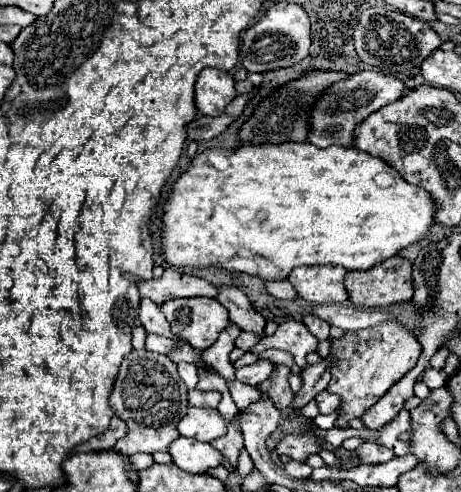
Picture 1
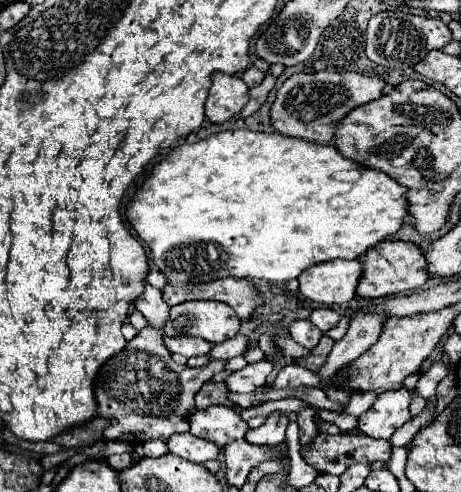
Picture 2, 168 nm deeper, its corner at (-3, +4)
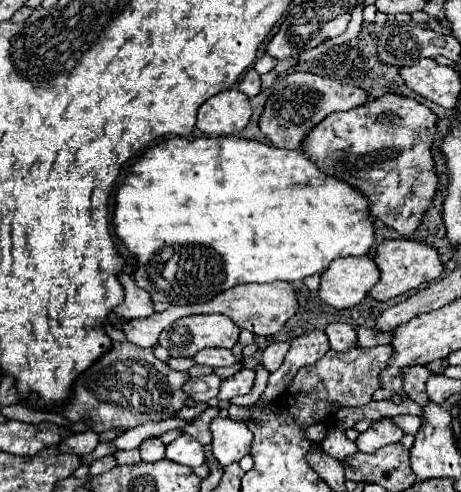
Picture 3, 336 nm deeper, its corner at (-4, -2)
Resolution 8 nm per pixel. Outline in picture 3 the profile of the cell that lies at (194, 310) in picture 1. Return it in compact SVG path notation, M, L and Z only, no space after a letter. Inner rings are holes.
M191 315L191 317L177 319L167 329L163 329L159 335L159 345L163 345L171 357L191 357L205 347L231 349L239 341L239 333L241 333L241 329L223 315Z

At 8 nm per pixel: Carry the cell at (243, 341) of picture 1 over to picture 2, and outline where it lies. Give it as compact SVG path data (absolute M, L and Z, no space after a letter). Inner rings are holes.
M236 335L236 337L232 337L224 343L214 345L209 353L210 360L222 359L222 361L228 361L232 357L238 357L240 353L244 353L246 347L248 347L248 337Z

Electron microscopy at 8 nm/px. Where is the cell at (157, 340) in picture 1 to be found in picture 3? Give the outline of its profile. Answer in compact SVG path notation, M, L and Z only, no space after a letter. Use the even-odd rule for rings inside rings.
M203 349L193 357L193 361L211 367L227 367L237 363L237 359L231 355L231 349Z

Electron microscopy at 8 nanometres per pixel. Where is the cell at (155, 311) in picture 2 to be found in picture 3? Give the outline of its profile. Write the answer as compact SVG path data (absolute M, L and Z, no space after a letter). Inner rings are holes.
M121 273L119 275L119 281L121 285L125 287L125 301L121 303L121 307L117 305L113 311L119 315L119 317L125 317L125 319L133 319L133 317L147 317L147 315L153 315L155 309L153 309L153 301L151 301L151 295L137 287L135 285L135 279L129 275L129 273Z

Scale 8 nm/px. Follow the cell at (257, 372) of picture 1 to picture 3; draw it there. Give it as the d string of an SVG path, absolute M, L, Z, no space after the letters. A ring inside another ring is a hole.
M241 369L239 373L231 375L221 383L221 391L217 399L233 399L237 395L247 395L255 385L255 371L253 369Z

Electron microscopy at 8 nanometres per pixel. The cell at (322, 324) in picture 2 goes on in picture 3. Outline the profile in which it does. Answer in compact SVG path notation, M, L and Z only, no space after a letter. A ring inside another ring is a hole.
M329 323L325 327L325 333L329 337L329 345L335 351L347 351L355 347L355 329L347 323Z

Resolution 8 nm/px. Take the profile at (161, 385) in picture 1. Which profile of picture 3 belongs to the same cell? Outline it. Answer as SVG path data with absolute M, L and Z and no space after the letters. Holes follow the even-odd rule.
M129 341L123 343L113 343L111 353L103 355L97 363L93 363L73 385L73 399L61 409L61 415L67 417L71 423L85 423L91 431L95 433L105 433L105 431L121 431L125 433L127 429L133 429L141 423L147 421L163 421L169 417L175 417L179 409L187 405L191 399L185 391L183 385L189 381L189 373L179 373L173 371L167 363L159 361L153 353L153 347L141 349Z

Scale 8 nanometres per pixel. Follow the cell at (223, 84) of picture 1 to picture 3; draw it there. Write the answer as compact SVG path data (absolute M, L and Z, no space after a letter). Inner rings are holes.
M225 89L199 107L197 129L209 137L235 135L251 119L249 97L239 89Z

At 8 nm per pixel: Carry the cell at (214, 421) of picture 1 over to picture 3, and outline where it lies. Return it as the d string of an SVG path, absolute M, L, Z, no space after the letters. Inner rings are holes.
M215 417L209 429L213 433L213 441L211 441L213 455L219 461L219 465L225 467L249 453L253 435L245 423L239 423L229 417L227 419Z

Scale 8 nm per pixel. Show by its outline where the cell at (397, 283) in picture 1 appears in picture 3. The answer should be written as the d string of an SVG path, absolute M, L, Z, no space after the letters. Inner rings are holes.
M387 239L387 241L383 241L375 251L375 265L381 273L379 283L369 291L369 295L375 301L389 301L389 299L399 297L411 289L421 287L423 283L431 283L443 271L443 265L439 261L437 251L423 245L423 243L411 241L411 239Z

